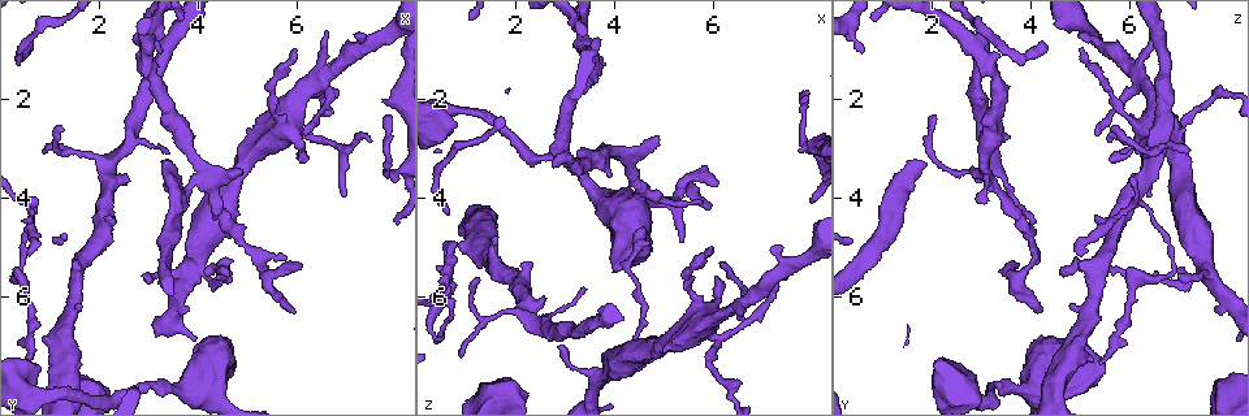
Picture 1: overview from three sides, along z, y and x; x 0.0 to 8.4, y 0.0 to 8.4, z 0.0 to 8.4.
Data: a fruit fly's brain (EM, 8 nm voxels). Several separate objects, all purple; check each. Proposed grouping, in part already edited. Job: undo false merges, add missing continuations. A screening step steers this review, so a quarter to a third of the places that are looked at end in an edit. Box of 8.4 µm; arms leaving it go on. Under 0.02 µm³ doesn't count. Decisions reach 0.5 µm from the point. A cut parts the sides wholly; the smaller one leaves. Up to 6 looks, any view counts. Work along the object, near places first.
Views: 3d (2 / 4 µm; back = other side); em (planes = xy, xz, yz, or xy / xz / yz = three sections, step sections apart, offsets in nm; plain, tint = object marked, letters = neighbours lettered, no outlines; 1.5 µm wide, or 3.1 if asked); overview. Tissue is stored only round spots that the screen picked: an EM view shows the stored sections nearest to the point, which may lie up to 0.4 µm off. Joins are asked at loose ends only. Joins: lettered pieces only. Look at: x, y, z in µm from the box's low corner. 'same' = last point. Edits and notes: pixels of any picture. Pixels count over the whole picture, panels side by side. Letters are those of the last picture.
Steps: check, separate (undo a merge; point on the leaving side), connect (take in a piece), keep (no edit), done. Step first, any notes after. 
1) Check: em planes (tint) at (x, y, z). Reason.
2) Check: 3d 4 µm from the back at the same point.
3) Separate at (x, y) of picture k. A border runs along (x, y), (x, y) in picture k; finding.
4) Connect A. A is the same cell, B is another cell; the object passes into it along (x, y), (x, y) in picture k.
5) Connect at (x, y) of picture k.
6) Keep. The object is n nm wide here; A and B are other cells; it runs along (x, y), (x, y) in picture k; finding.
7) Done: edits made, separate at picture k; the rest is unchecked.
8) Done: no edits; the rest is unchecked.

Check: em 3.1 µm planes (tint) at (0.80, 7.40, 2.55). Thick end.

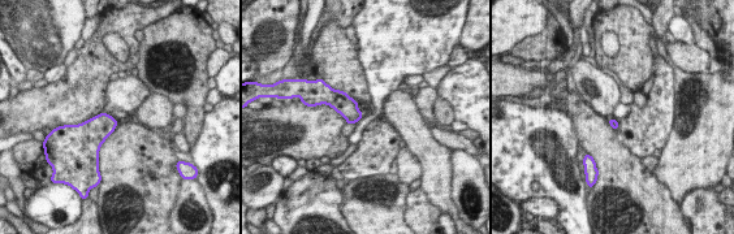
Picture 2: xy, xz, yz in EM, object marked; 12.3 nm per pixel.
Check: em 3.1 µm planes (letters) at the same point. What lies round it.

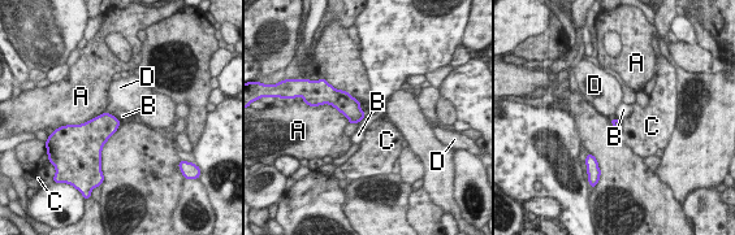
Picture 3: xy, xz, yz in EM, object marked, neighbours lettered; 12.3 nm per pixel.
Keep. A, B, C and D are other cells; a border runs along (111, 114), (120, 122) in picture 3; none of them fits.

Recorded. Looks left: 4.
Check: em planes (tint) at (5.75, 5.25, 4.05). Branch stops here.

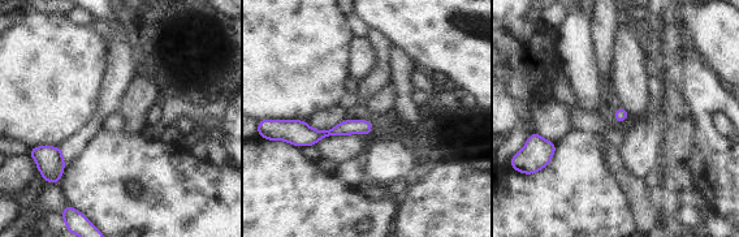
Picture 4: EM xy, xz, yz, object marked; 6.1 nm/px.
Check: em planes (letters) at the same point.

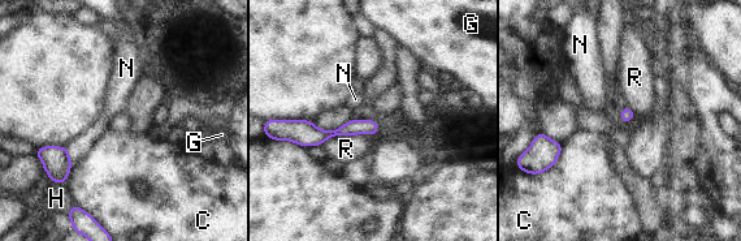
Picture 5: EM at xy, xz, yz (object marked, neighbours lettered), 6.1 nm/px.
Keep. The object is 90 nm wide here; C, G, H, N and R are other cells; a border runs along (369, 134), (338, 134), (320, 145) in picture 5; none of them fits.

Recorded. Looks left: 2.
Check: em planes (letters) at (7.45, 2.90, 5.60). Thin end.

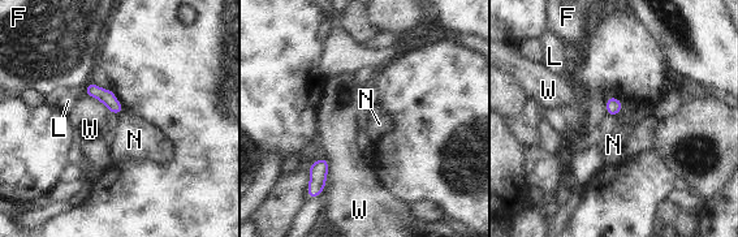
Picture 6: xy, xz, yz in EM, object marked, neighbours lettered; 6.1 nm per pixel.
Keep. F, L, N and W are other cells; a border runs along (122, 110), (119, 115) in picture 6; no lettered piece goes on from it.

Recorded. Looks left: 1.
Done: no edits; the rest is unchecked.

